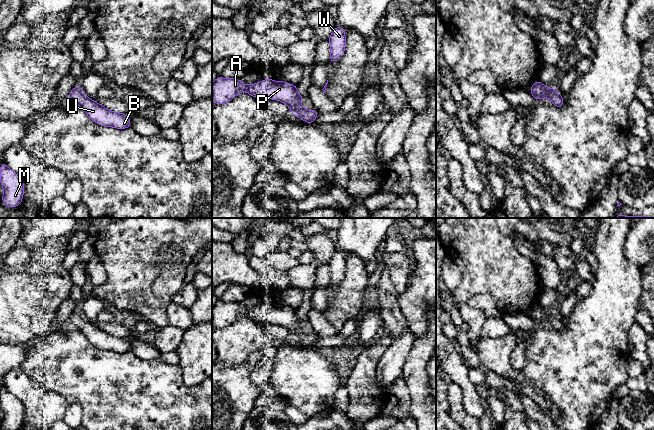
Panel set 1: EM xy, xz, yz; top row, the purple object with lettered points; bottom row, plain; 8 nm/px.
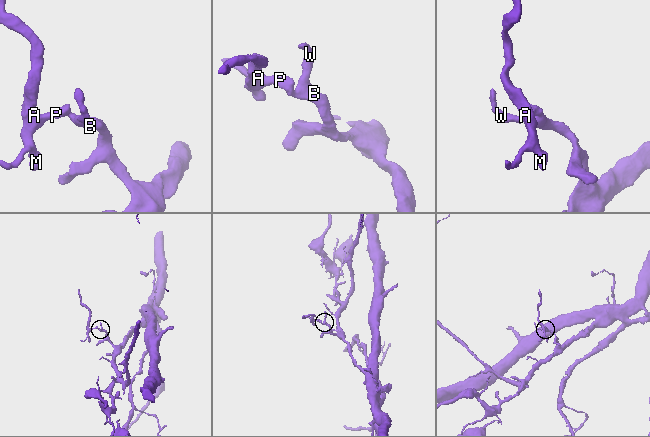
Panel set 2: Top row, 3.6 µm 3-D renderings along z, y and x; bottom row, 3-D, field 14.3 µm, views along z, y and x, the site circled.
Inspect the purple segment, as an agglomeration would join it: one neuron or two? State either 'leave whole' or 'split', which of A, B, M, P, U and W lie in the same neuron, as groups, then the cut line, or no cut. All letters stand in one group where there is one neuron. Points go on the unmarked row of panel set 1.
leave whole; groups A B M P U W; cut none

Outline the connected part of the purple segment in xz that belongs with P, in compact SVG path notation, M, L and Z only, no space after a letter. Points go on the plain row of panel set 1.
M218 301L212 307L212 324L216 329L228 327L240 316L246 315L252 321L266 322L281 325L289 330L291 338L301 342L304 346L312 348L320 338L316 333L305 334L301 332L302 319L297 316L298 309L265 303L252 309L245 309L241 303L225 303Z

